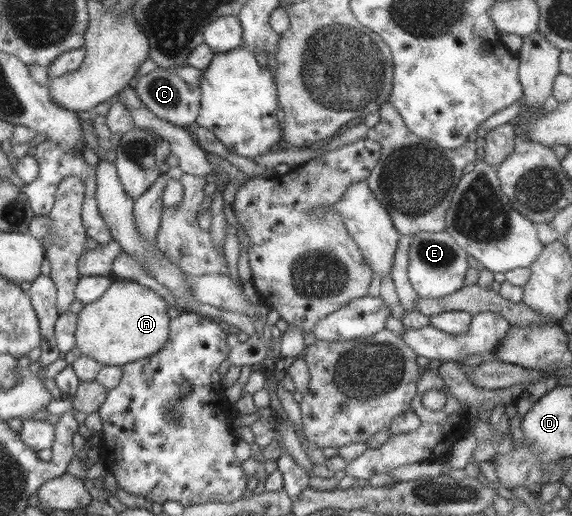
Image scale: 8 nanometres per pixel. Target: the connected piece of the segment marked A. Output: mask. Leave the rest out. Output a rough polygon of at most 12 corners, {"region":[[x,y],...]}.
{"region":[[113,282],[76,315],[75,346],[124,366],[168,339],[168,304]]}

